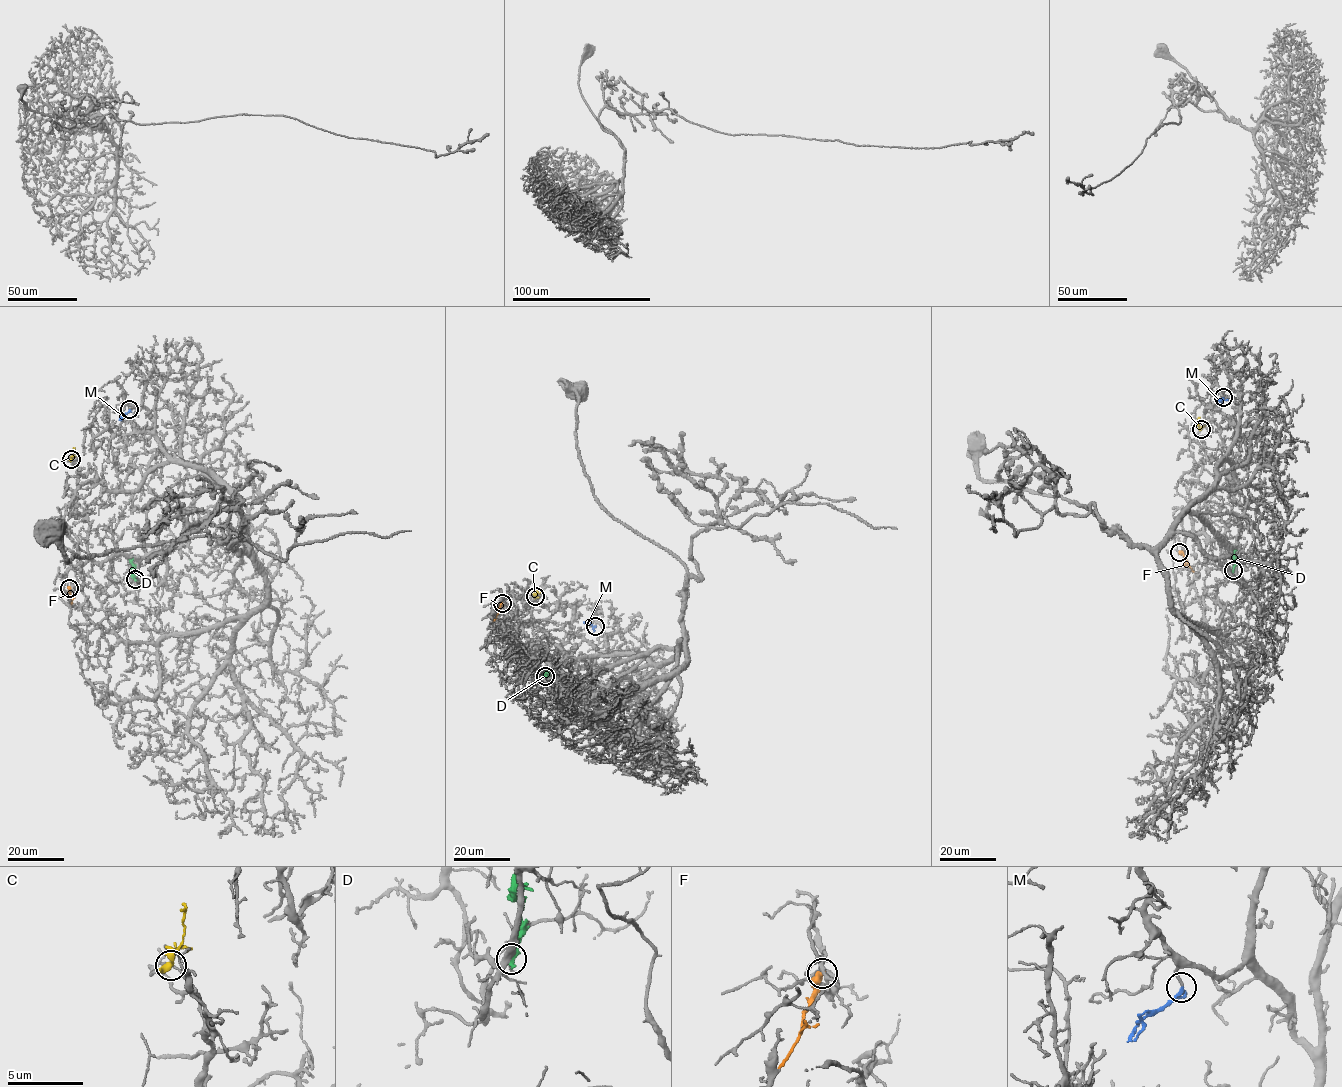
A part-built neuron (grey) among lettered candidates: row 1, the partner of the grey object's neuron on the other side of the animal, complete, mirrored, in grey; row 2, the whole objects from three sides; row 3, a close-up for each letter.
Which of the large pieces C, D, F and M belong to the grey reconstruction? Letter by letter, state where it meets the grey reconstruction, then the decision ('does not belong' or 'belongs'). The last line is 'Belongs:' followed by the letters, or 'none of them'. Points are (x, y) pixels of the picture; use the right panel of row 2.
C: meets grey at (1201, 429); does not belong
D: meets grey at (1233, 570); does not belong
F: meets grey at (1179, 552); belongs
M: meets grey at (1223, 397); belongs
Belongs: F, M

